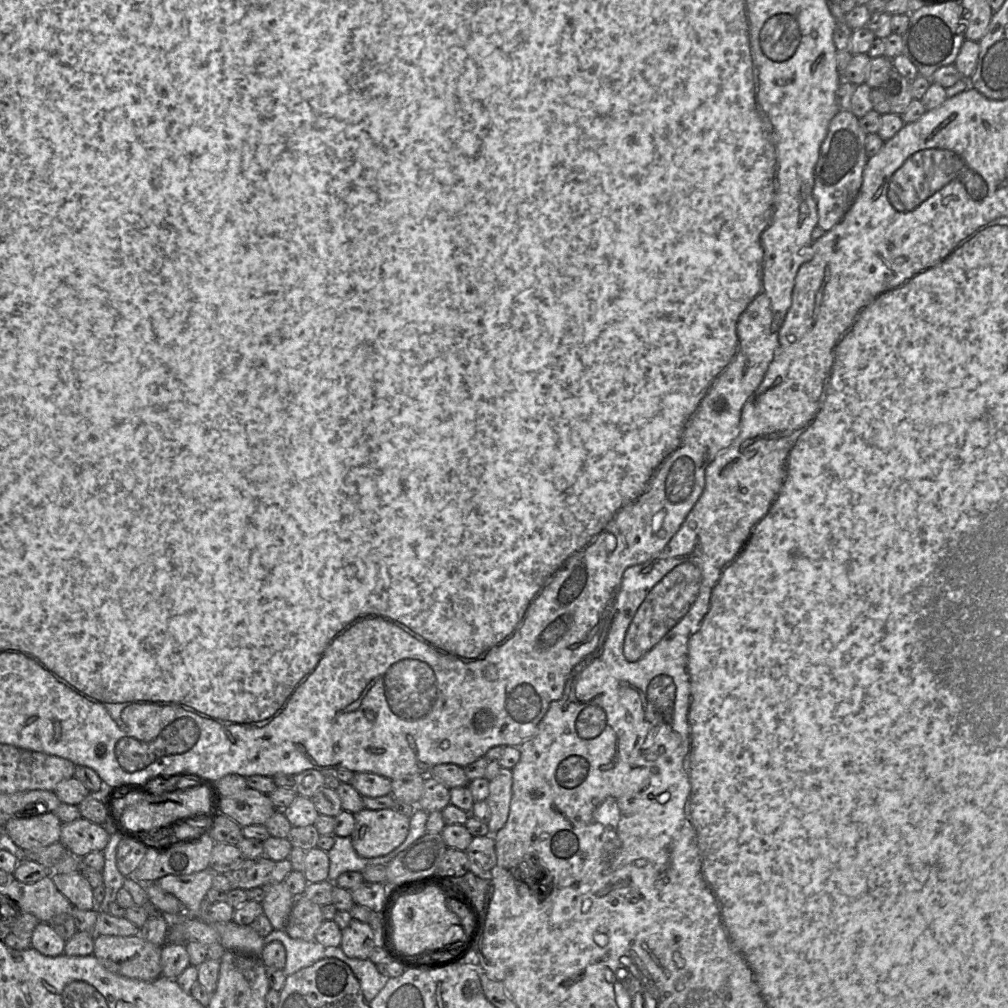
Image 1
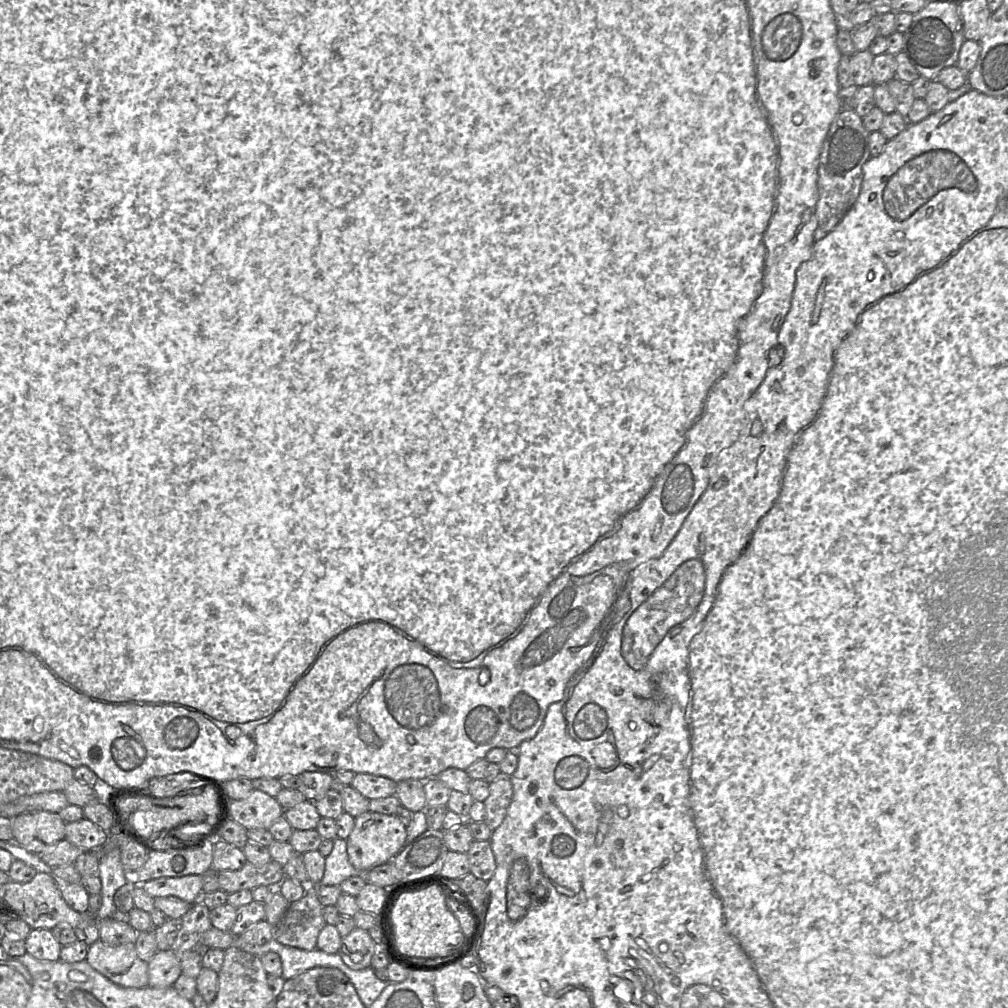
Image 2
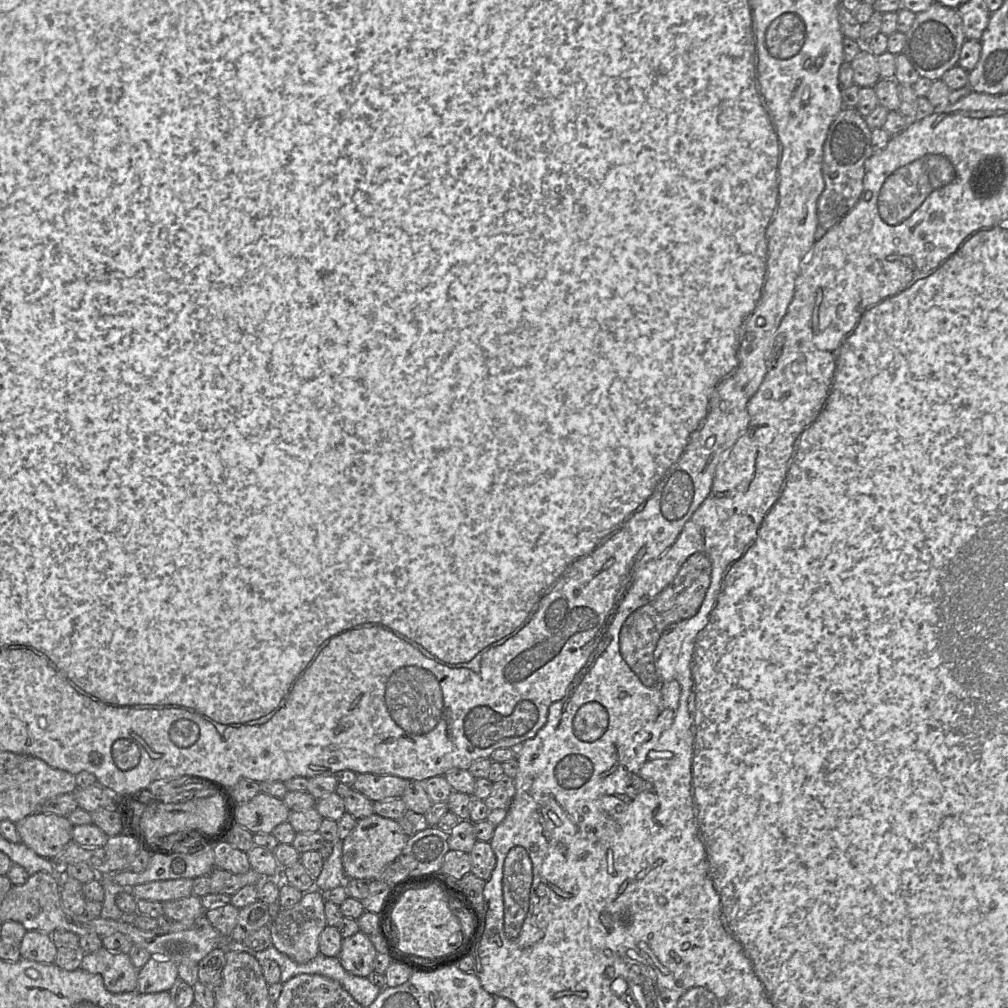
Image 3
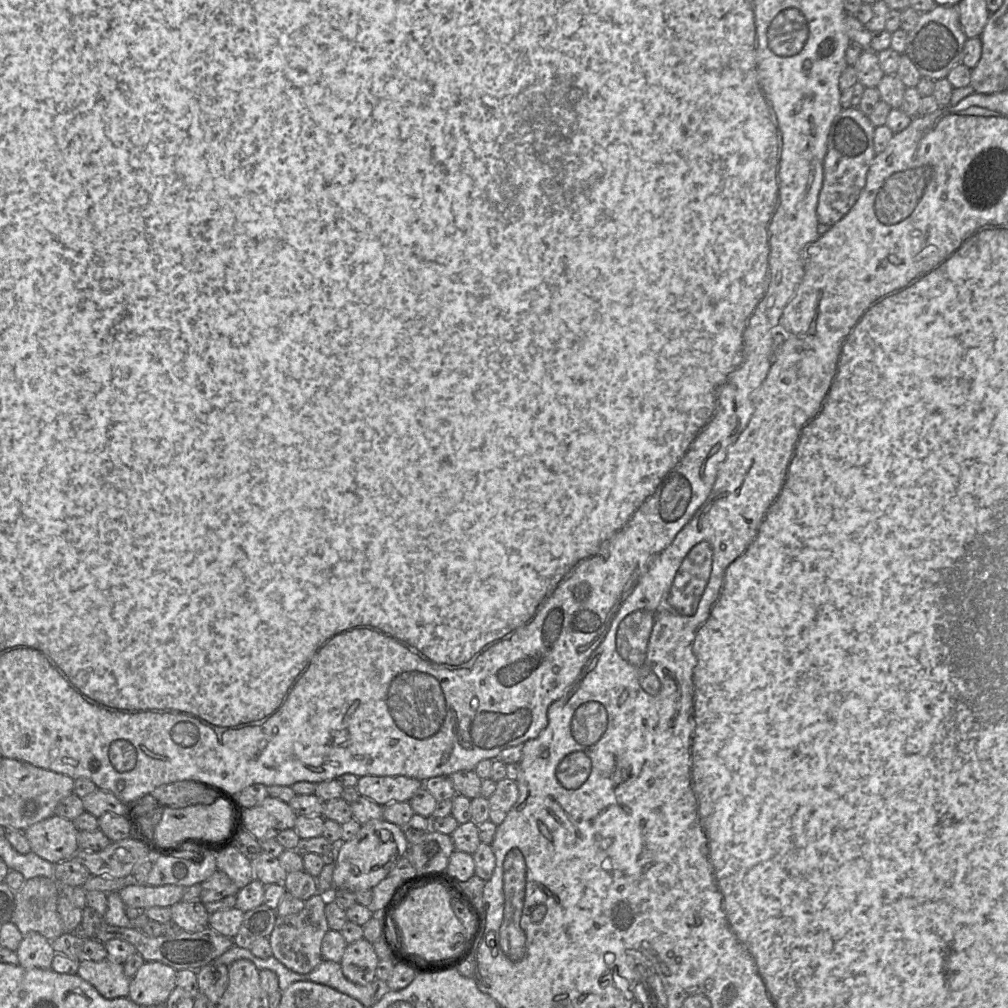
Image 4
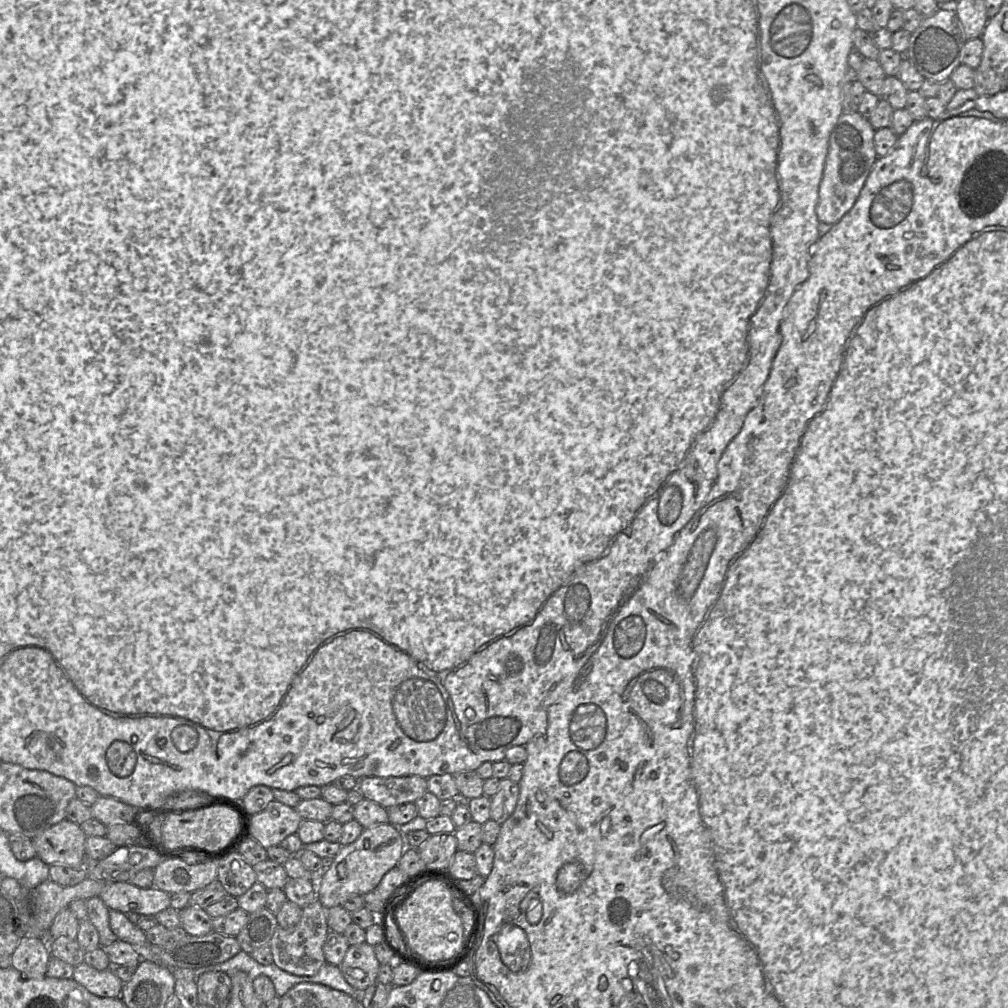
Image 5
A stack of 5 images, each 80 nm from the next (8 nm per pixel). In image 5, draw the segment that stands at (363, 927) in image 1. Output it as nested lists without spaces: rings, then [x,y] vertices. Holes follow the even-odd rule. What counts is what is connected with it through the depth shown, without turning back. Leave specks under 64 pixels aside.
[[[366,942],[349,946],[339,967],[343,978],[356,990],[365,991],[377,983],[380,963],[374,948]]]

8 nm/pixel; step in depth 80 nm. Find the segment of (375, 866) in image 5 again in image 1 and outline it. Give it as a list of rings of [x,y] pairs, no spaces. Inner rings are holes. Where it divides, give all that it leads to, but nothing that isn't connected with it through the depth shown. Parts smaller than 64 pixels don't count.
[[[362,809],[354,815],[355,827],[350,837],[356,853],[366,859],[382,857],[406,839],[410,818],[393,809]]]

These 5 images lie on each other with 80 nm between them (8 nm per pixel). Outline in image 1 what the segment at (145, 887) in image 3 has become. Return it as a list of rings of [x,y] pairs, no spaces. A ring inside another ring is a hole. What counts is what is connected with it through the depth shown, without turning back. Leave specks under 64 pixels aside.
[[[206,869],[186,875],[166,875],[156,883],[173,894],[182,904],[182,913],[201,918],[201,907],[208,890],[212,887],[213,872]]]

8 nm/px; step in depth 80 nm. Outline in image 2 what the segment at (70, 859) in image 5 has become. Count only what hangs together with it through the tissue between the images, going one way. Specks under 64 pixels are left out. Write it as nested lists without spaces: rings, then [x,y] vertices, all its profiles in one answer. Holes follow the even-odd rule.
[[[48,811],[26,812],[11,820],[14,841],[34,854],[65,839],[65,826],[59,813]]]

